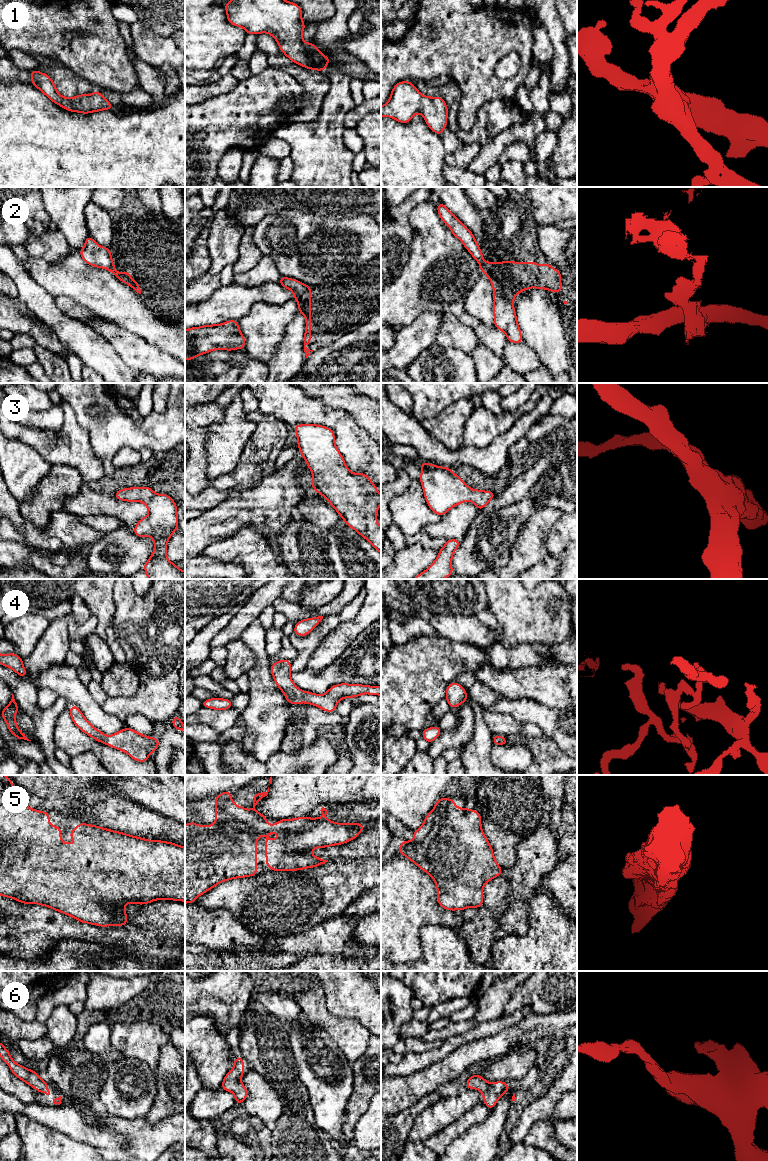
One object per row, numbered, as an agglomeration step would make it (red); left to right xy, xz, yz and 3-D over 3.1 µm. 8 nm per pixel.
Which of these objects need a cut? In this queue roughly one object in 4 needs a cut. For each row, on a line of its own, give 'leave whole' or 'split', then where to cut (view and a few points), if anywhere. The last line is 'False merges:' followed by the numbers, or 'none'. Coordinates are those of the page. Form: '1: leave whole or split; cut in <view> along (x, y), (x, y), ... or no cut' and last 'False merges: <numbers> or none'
1: leave whole; no cut
2: split; cut in xz along (308, 286), (296, 299)
3: leave whole; no cut
4: leave whole; no cut
5: leave whole; no cut
6: leave whole; no cut
False merges: 2

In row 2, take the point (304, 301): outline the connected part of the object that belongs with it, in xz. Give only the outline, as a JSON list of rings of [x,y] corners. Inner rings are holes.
[[[308,286],[306,291],[297,299],[298,312],[302,313],[305,317],[305,332],[304,332],[304,352],[306,358],[313,352],[306,346],[311,344],[311,287]]]

